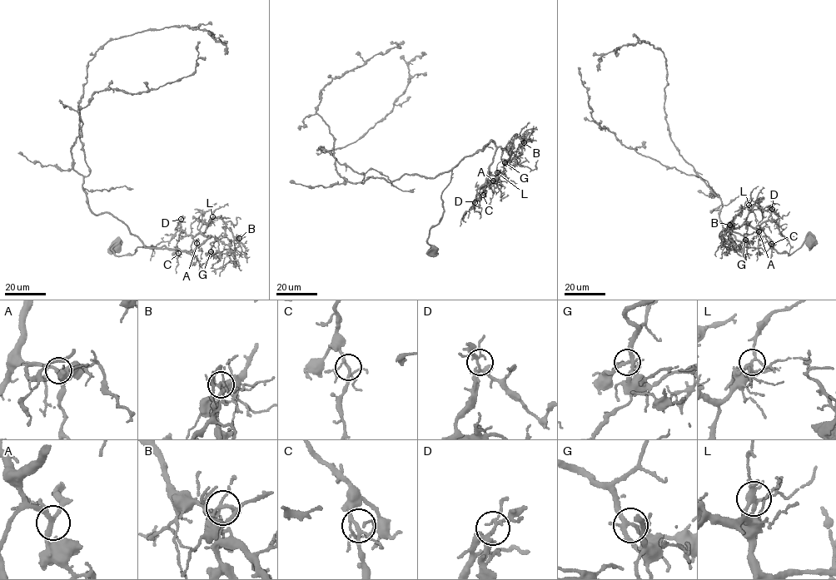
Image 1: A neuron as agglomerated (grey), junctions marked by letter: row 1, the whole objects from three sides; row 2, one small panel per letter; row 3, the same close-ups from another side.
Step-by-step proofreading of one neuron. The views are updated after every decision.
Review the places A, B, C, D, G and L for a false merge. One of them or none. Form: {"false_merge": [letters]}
{"false_merge": ["B"]}

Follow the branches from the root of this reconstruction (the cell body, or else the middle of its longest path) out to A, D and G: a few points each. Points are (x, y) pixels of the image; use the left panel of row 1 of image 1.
A: (114, 247), (117, 255), (152, 245), (190, 252), (210, 235), (198, 233), (193, 239), (196, 243)
D: (114, 247), (117, 255), (152, 245), (190, 252), (210, 235), (188, 235), (181, 230), (181, 219)
G: (114, 247), (117, 255), (152, 245), (190, 252), (210, 236), (215, 240), (211, 251)

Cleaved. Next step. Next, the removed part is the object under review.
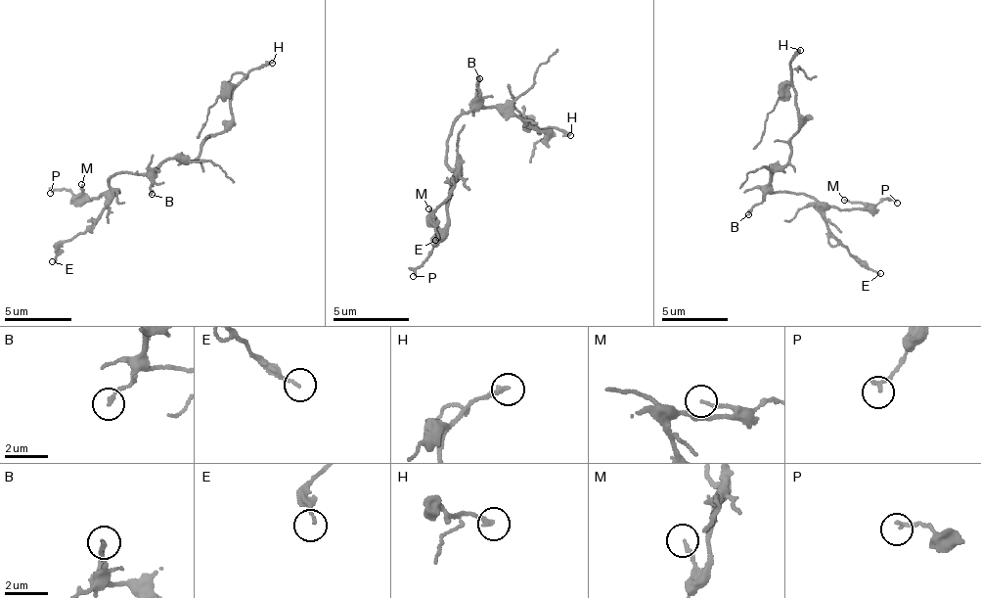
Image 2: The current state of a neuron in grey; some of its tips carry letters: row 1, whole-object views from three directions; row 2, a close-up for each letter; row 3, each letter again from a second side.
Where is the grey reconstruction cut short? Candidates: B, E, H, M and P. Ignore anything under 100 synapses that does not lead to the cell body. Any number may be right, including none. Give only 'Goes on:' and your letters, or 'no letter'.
Goes on: H

